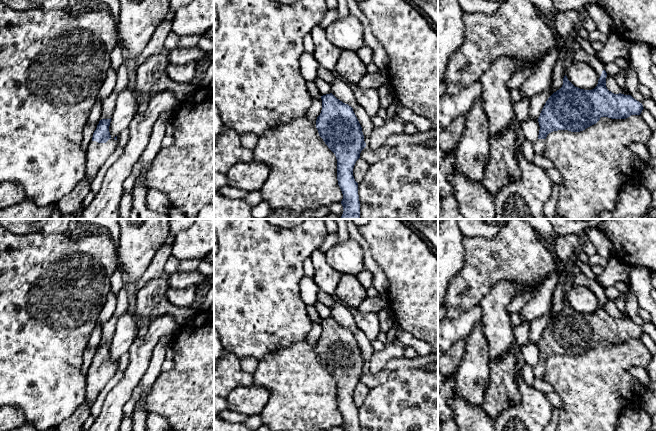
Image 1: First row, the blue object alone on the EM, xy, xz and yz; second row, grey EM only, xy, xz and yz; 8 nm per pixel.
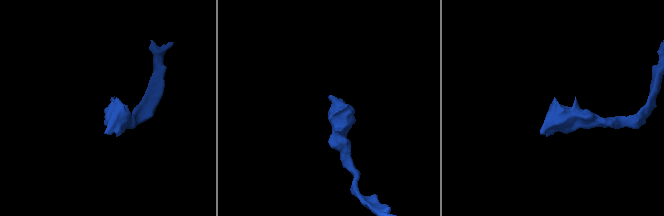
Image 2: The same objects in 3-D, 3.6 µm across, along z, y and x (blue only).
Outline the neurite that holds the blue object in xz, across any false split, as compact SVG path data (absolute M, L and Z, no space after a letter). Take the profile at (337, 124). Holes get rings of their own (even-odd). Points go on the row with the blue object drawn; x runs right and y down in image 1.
M332 93L321 96L321 99L322 110L317 117L316 128L319 136L337 159L337 180L343 194L341 204L344 210L340 219L361 219L358 183L354 179L353 168L360 158L361 151L366 147L362 127L353 108L337 99Z

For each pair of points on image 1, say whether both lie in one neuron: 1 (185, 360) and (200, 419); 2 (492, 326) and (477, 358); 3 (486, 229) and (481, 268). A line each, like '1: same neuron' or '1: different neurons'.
1: same neuron
2: different neurons
3: different neurons

